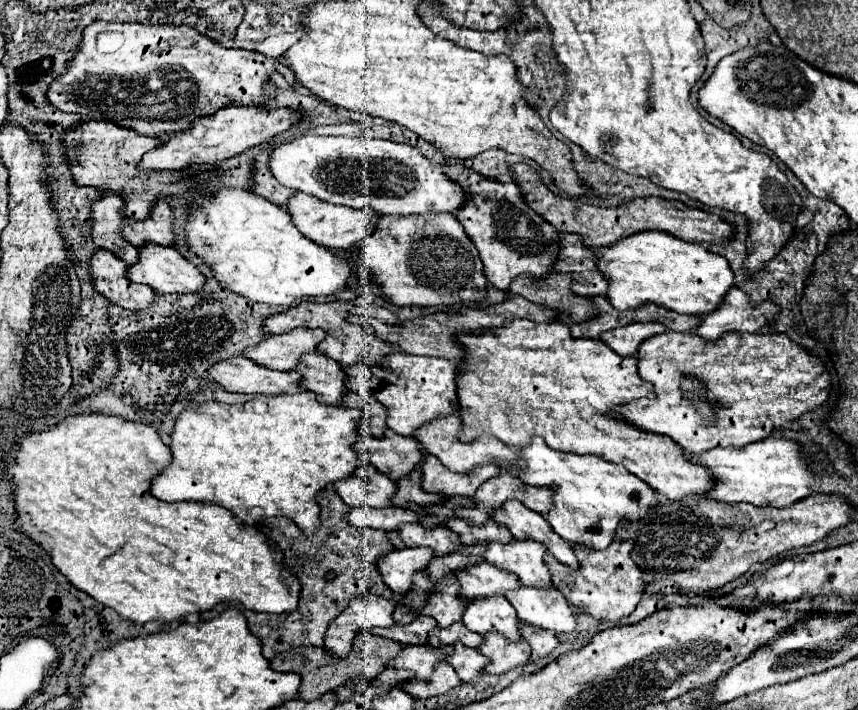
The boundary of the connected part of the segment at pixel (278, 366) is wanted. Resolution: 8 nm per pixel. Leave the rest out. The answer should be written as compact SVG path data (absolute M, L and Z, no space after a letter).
M296 328L294 332L270 336L262 344L250 348L250 352L246 352L246 358L274 370L294 370L300 364L302 354L316 352L318 344L326 336L326 330Z

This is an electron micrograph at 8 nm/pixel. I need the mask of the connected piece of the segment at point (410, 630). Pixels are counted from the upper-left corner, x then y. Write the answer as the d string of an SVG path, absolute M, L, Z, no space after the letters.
M418 616L412 624L406 626L390 626L390 628L374 628L370 630L376 636L384 636L390 640L396 640L400 644L416 644L416 646L426 646L428 644L428 632L434 630L438 624L430 616Z

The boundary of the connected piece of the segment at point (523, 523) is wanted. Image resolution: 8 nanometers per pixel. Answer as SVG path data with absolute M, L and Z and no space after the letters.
M508 500L500 510L494 510L492 516L494 516L494 522L508 528L516 540L534 540L534 542L546 544L548 552L552 552L556 560L570 566L572 570L580 568L580 562L574 554L572 544L566 544L566 540L562 540L550 528L548 520L542 514L526 508L516 500Z

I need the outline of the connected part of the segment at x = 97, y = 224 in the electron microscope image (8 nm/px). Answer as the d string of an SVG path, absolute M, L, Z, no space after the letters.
M106 194L102 200L94 202L92 236L94 236L94 244L114 252L118 258L126 260L128 264L134 264L138 260L138 248L132 246L122 236L122 228L126 226L122 204L124 200L118 194Z

